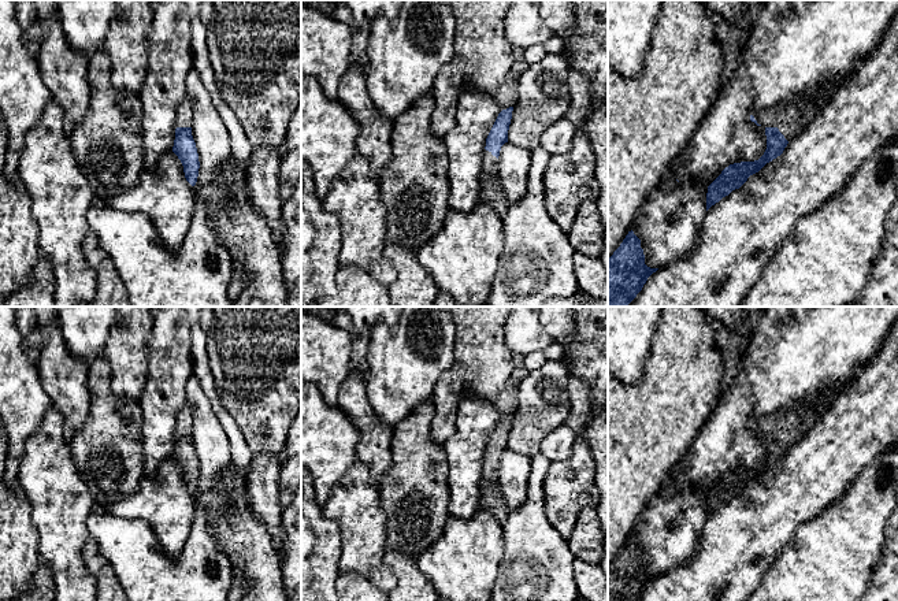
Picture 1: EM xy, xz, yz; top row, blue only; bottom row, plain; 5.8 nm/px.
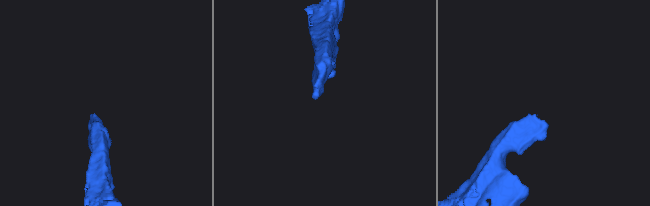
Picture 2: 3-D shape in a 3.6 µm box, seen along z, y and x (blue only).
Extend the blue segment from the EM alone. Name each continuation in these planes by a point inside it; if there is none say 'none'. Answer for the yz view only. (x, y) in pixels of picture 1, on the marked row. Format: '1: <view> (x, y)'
1: yz (791, 118)

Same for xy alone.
1: xy (184, 114)

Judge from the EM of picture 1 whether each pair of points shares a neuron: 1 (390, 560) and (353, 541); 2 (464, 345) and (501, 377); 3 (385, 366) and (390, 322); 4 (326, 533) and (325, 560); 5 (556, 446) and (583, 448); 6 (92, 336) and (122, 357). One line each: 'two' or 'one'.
1: two
2: one
3: two
4: one
5: two
6: two

